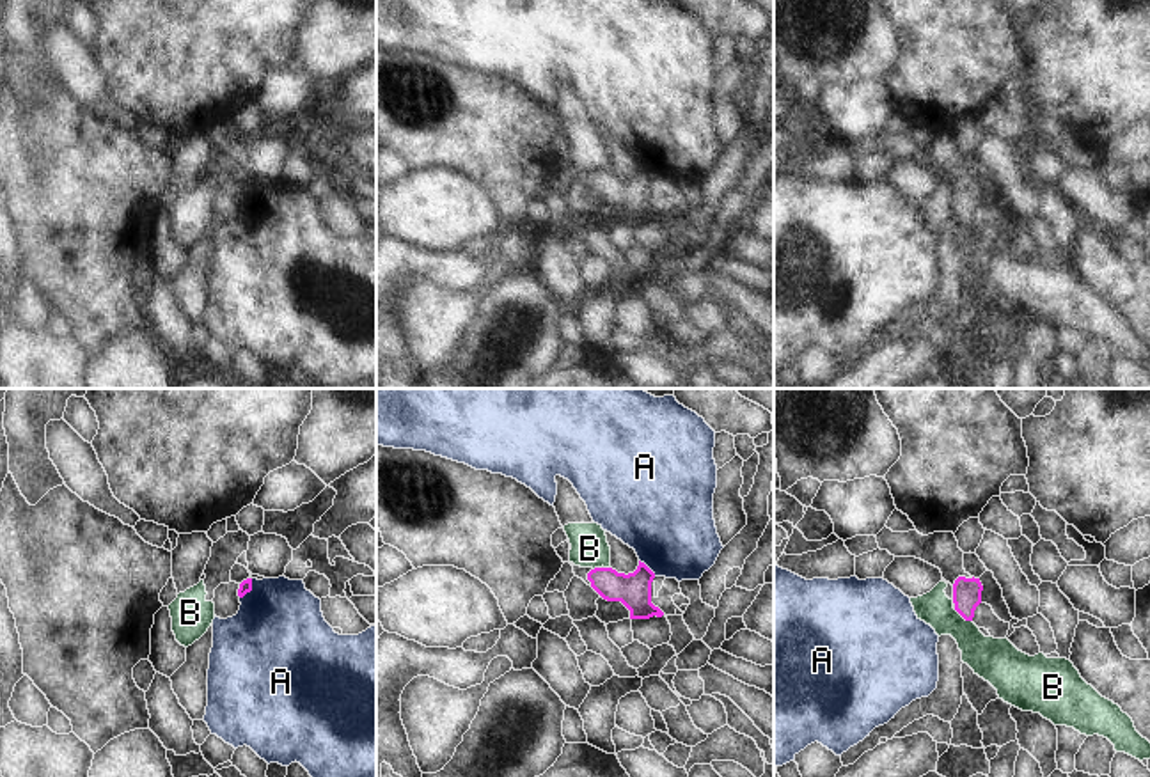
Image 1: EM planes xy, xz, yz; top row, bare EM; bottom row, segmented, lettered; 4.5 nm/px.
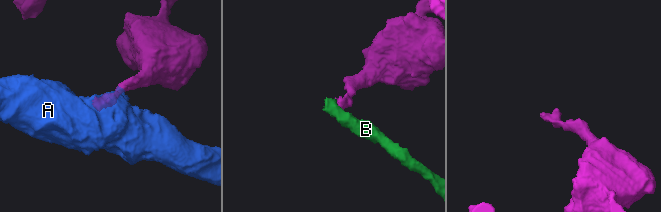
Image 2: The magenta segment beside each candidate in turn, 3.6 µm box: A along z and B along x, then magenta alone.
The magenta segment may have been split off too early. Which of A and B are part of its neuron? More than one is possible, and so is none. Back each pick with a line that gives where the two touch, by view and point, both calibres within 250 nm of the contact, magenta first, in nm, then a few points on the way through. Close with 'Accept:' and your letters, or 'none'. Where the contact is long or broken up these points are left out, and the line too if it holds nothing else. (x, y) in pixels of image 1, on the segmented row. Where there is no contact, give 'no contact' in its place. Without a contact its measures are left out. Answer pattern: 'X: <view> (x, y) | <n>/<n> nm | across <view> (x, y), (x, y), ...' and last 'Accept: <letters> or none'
Accept: none

